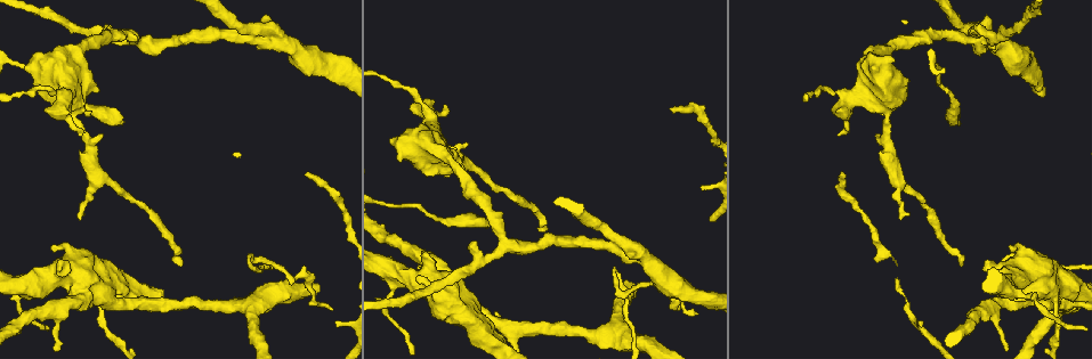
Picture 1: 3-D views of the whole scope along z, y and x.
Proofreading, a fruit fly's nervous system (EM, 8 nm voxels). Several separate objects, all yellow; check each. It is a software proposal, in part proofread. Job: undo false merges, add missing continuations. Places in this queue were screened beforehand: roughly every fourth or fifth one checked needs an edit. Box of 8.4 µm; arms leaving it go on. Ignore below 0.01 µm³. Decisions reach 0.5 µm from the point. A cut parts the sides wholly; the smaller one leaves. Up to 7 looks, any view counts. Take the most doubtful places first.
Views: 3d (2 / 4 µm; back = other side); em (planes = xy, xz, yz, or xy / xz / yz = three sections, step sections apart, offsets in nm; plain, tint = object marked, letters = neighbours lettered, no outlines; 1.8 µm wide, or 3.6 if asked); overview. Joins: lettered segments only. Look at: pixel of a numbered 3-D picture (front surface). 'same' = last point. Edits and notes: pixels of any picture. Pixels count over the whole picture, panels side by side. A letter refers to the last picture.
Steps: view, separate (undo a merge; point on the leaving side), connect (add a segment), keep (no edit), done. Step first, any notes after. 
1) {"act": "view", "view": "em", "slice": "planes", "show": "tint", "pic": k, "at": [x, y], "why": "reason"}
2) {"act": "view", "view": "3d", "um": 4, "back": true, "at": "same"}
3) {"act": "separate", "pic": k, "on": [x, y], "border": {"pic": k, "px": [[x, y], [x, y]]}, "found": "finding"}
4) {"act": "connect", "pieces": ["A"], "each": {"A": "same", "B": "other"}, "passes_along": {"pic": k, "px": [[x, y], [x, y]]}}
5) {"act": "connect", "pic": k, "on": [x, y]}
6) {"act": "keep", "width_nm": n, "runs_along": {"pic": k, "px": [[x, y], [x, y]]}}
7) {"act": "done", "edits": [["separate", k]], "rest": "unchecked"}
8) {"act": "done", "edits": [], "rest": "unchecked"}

{"act": "view", "view": "3d", "um": 4, "back": true, "pic": 1, "at": [108, 298], "why": "thin arm on a thick one"}

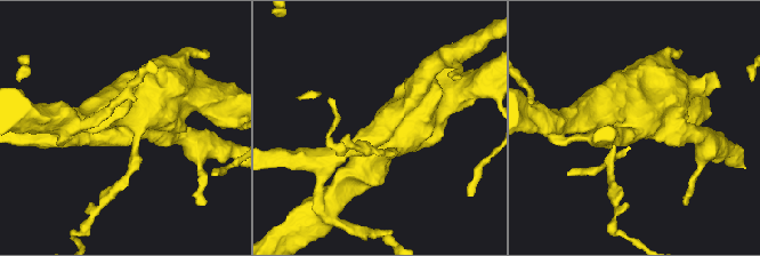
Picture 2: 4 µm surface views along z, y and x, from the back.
{"act": "view", "view": "em", "um": 3.6, "slice": "yz", "step": 8, "show": "tint", "pic": 2, "at": [628, 127], "arms": 4}

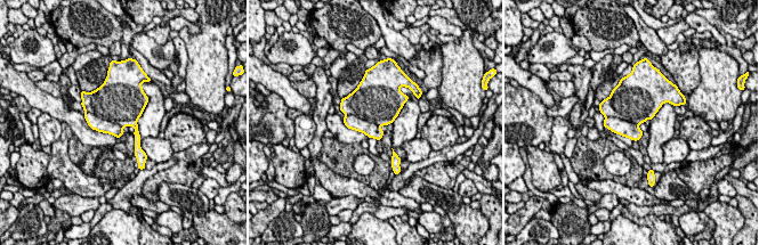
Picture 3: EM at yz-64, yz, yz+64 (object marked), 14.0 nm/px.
{"act": "view", "view": "em", "um": 3.6, "slice": "yz", "step": 8, "show": "letters", "at": "same"}

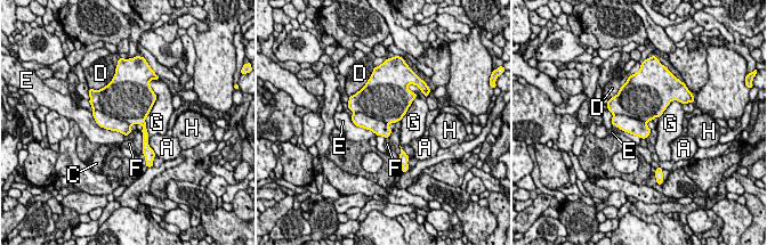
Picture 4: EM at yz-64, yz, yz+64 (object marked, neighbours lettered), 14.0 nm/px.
{"act": "separate", "pic": 4, "on": [104, 121], "width_nm": 500, "each": {"A": "other", "C": "other", "D": "other", "E": "other", "F": "other", "G": "other", "H": "other"}, "found": "two cells meet here"}

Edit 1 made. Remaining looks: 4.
{"act": "view", "view": "em", "slice": "xy", "step": 8, "show": "tint", "pic": 1, "at": [601, 246], "why": "two arms at a narrow angle"}

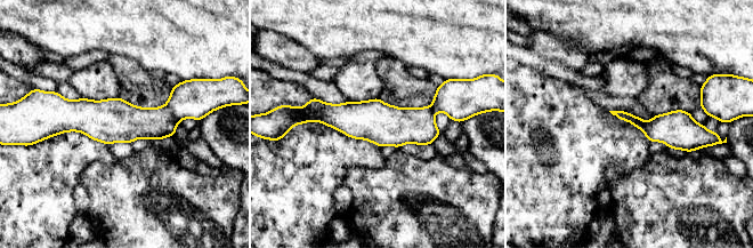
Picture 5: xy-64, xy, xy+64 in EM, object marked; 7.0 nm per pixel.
{"act": "view", "view": "em", "slice": "planes", "show": "tint", "at": "same", "why": "another direction"}

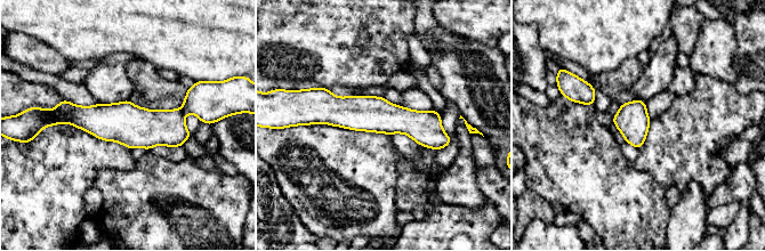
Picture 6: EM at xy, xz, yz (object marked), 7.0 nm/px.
{"act": "view", "view": "em", "slice": "planes", "show": "letters", "at": "same"}

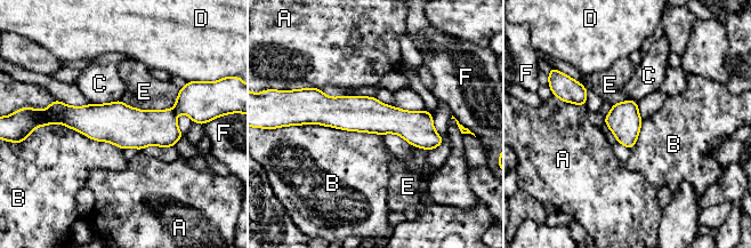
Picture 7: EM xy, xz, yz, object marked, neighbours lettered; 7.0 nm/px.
{"act": "keep", "each": {"A": "other", "B": "other", "C": "other", "D": "other", "E": "other", "F": "other"}, "runs_along": {"pic": 7, "px": [[187, 111], [164, 121], [51, 118]]}, "found": "one cell here"}

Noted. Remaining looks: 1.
{"act": "done", "edits": [["separate", 4]], "rest": "unchecked"}

